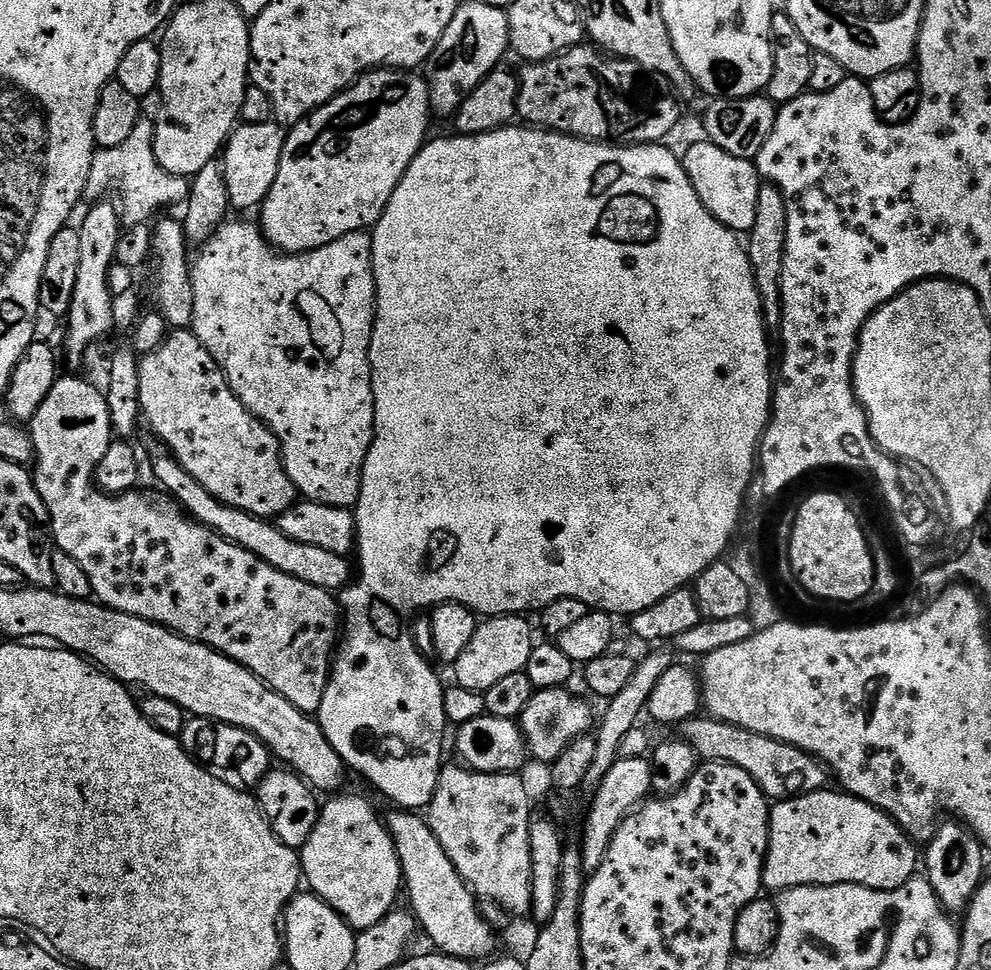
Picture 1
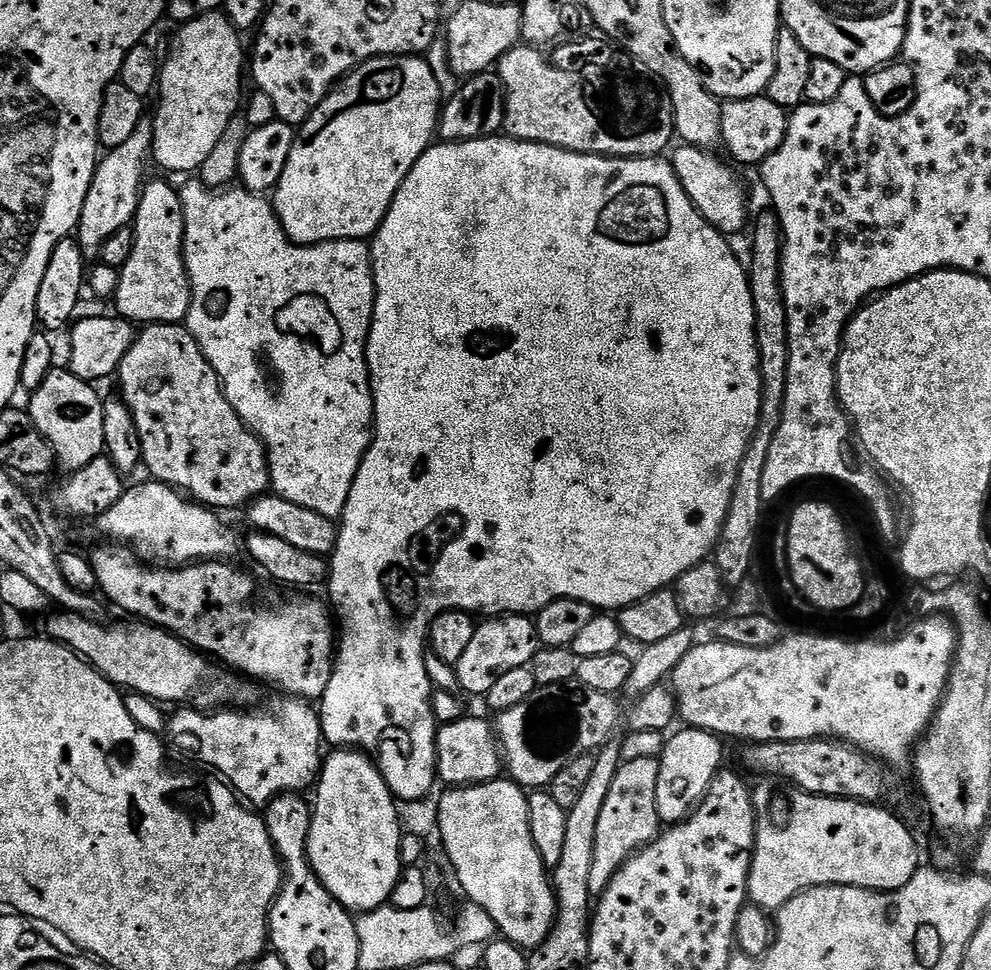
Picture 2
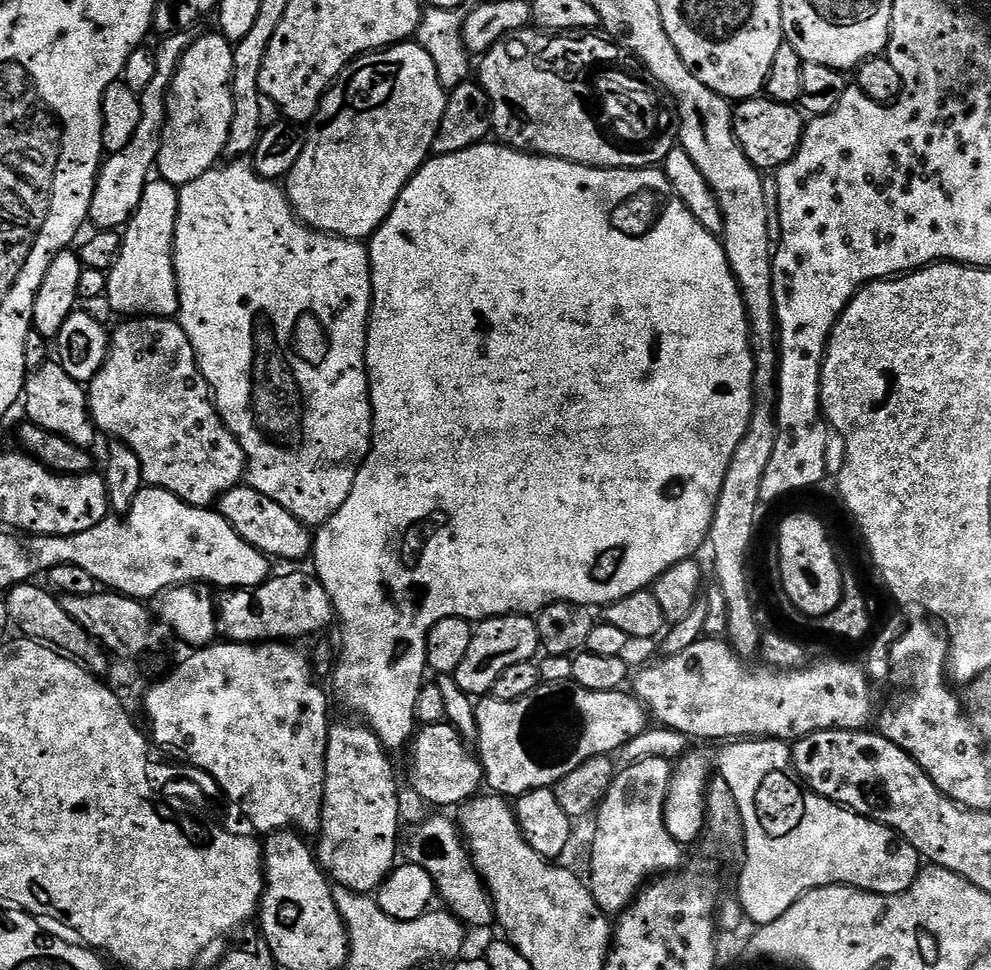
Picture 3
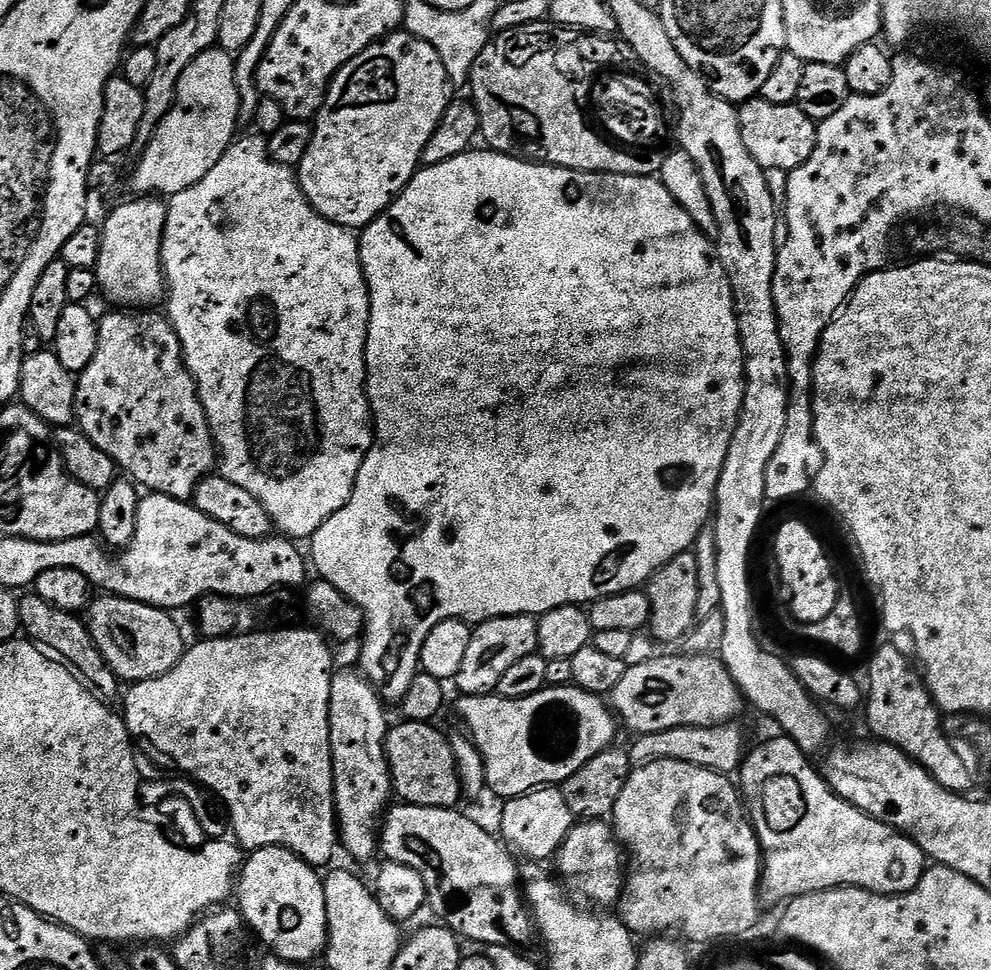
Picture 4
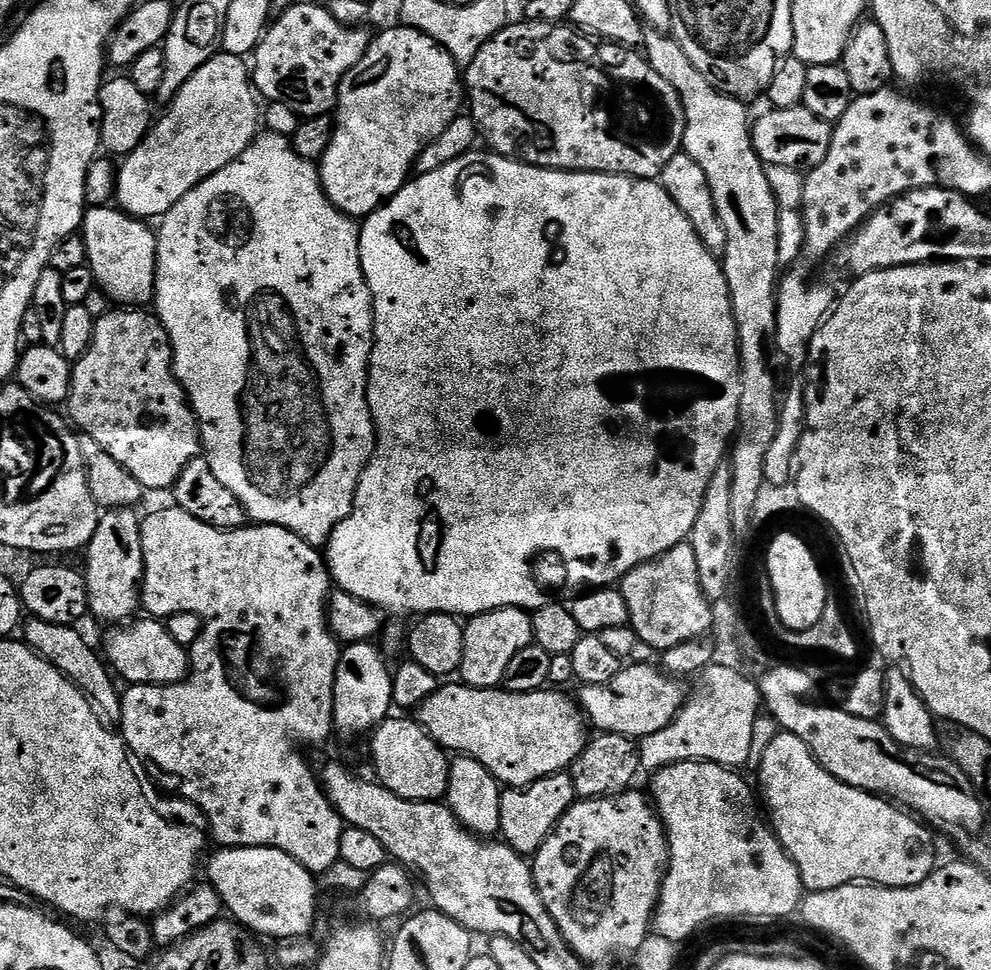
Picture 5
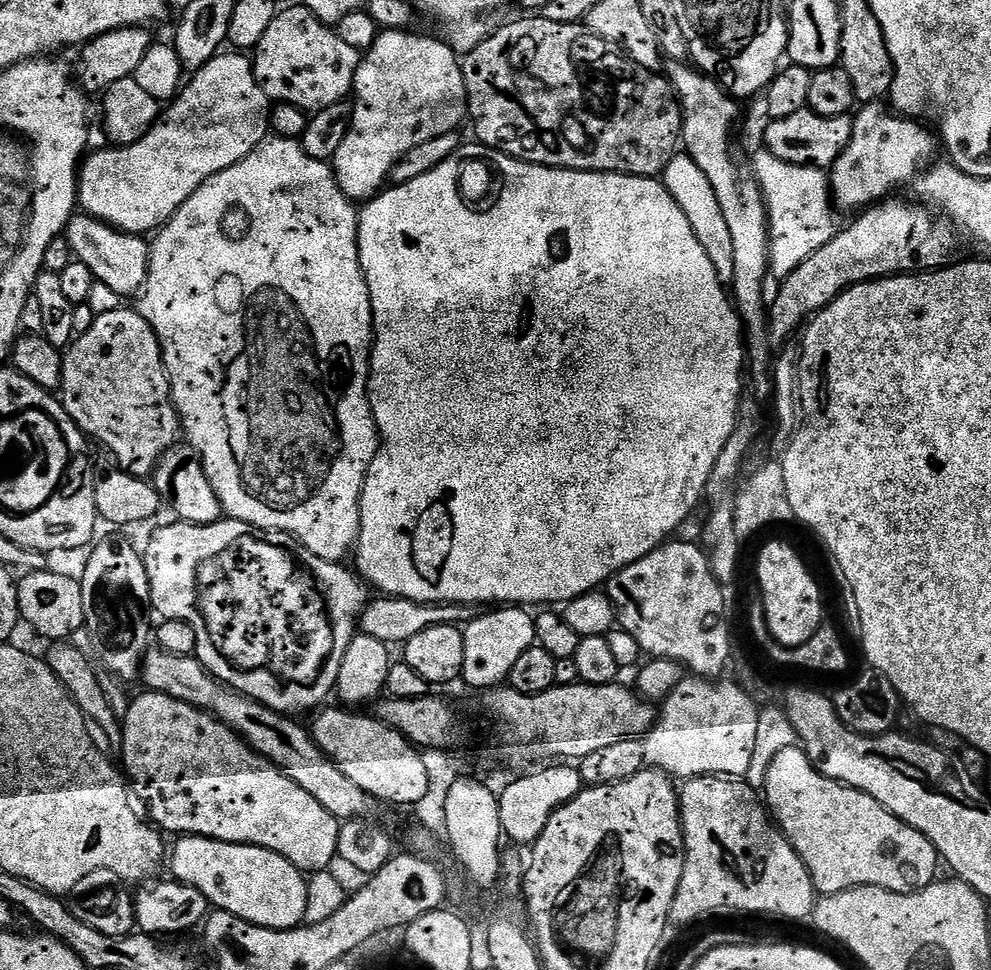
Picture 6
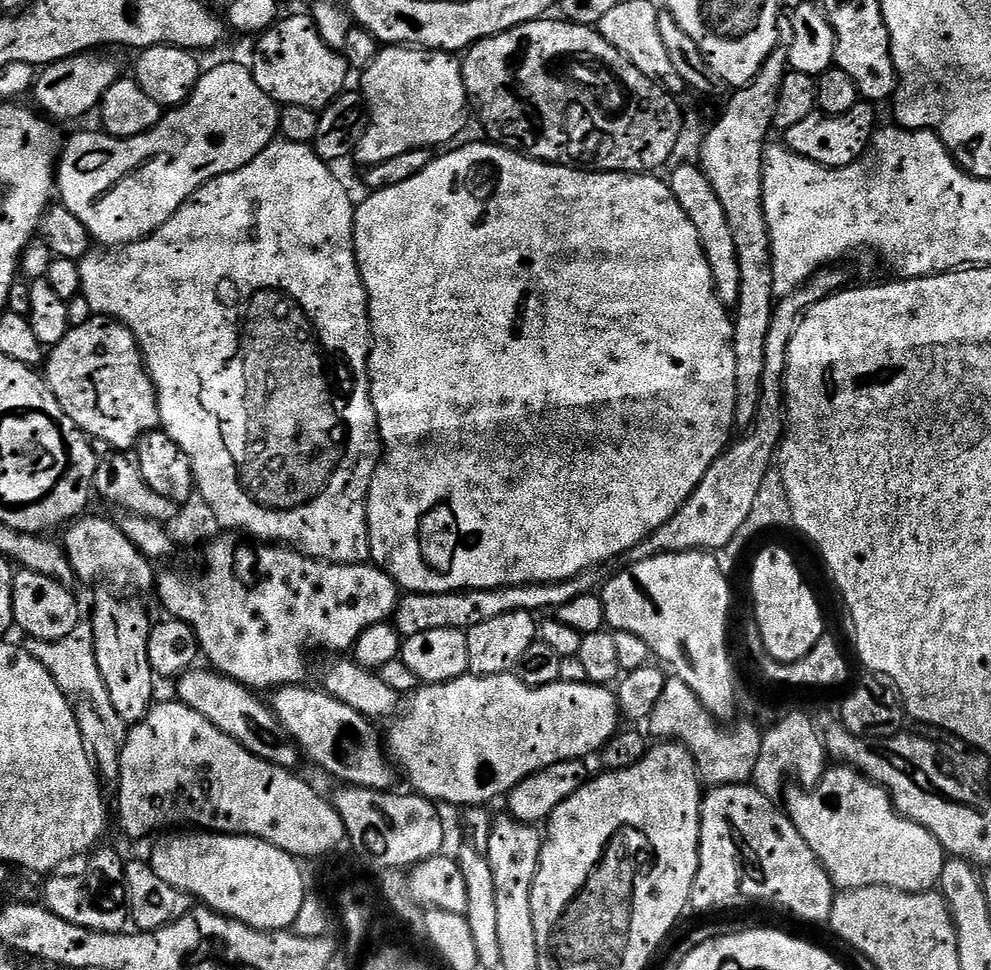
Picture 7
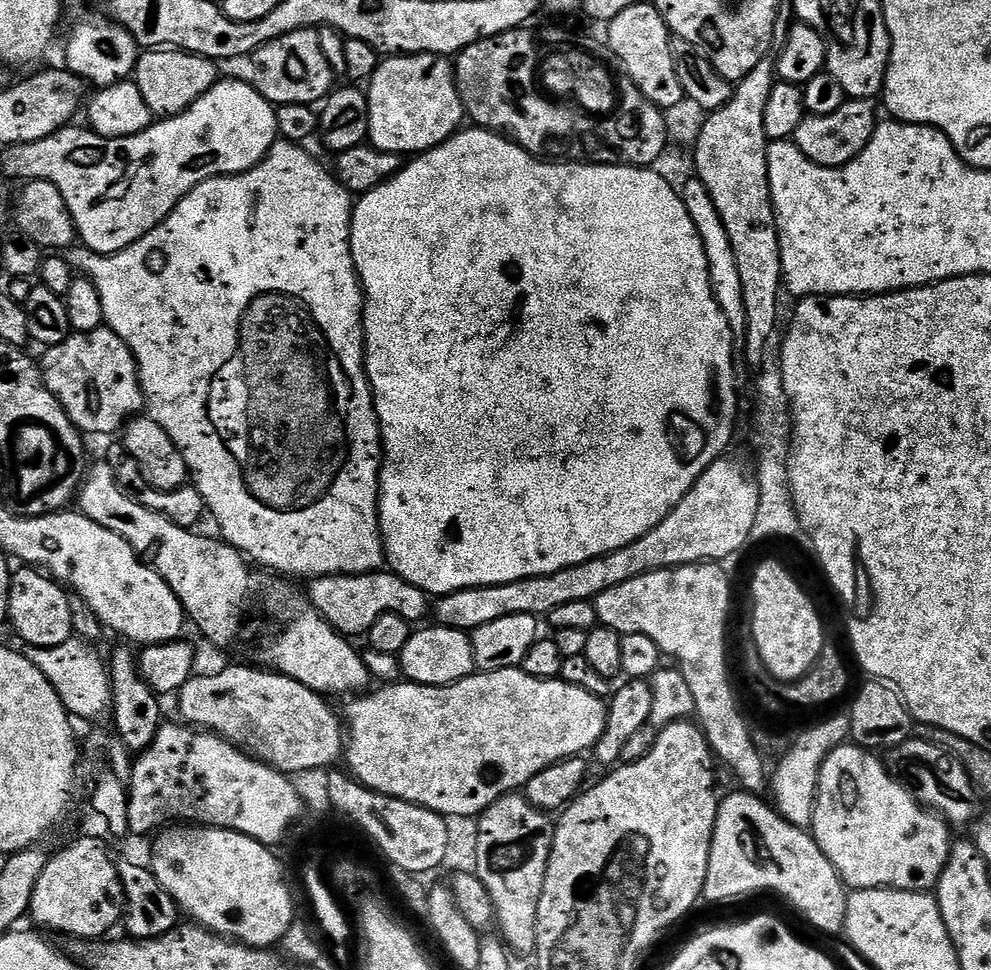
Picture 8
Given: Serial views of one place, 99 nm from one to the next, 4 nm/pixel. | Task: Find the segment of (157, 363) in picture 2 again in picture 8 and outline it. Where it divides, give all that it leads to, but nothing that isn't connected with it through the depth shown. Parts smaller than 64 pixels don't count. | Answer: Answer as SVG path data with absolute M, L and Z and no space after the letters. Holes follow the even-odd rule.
M101 326L89 332L73 331L61 344L45 347L43 352L38 367L44 385L81 433L97 432L100 436L119 433L145 407L134 354L111 328Z

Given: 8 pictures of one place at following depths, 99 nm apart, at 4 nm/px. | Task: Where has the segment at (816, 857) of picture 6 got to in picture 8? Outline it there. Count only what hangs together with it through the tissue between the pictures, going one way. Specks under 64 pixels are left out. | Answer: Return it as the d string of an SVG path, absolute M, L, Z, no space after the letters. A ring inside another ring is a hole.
M845 742L824 760L810 834L849 889L935 889L948 861L948 831L944 817L918 803L875 751Z

